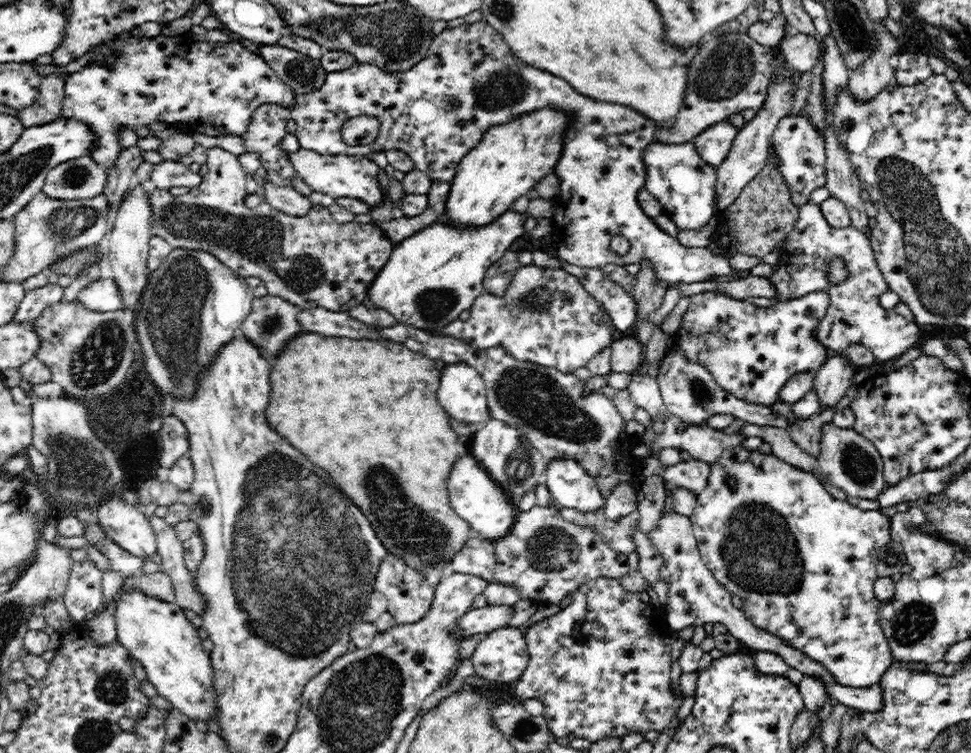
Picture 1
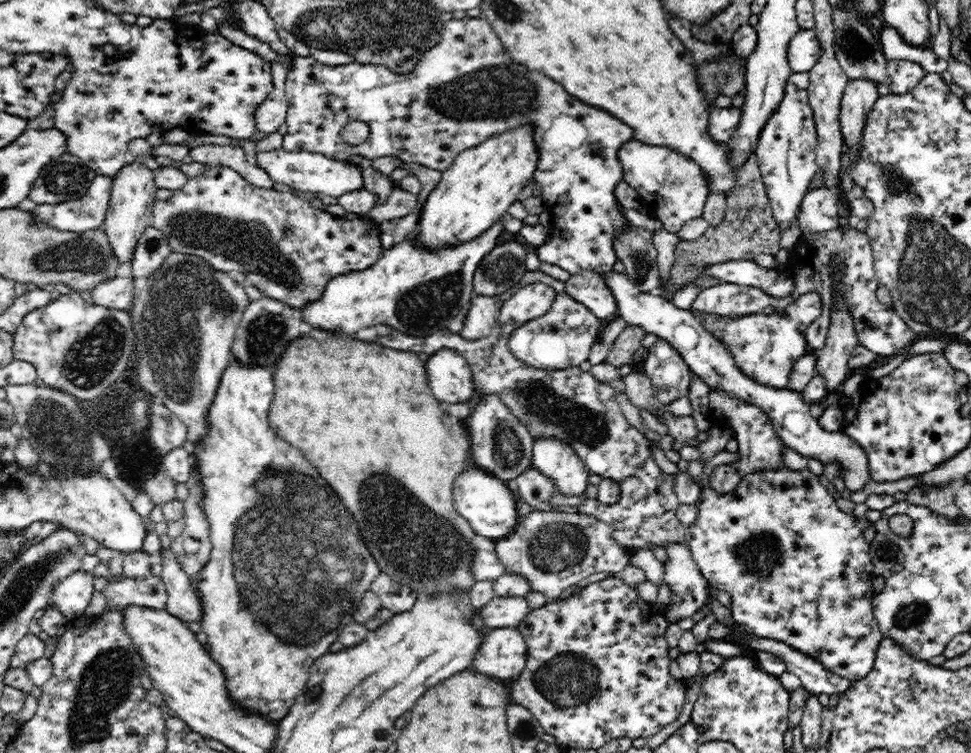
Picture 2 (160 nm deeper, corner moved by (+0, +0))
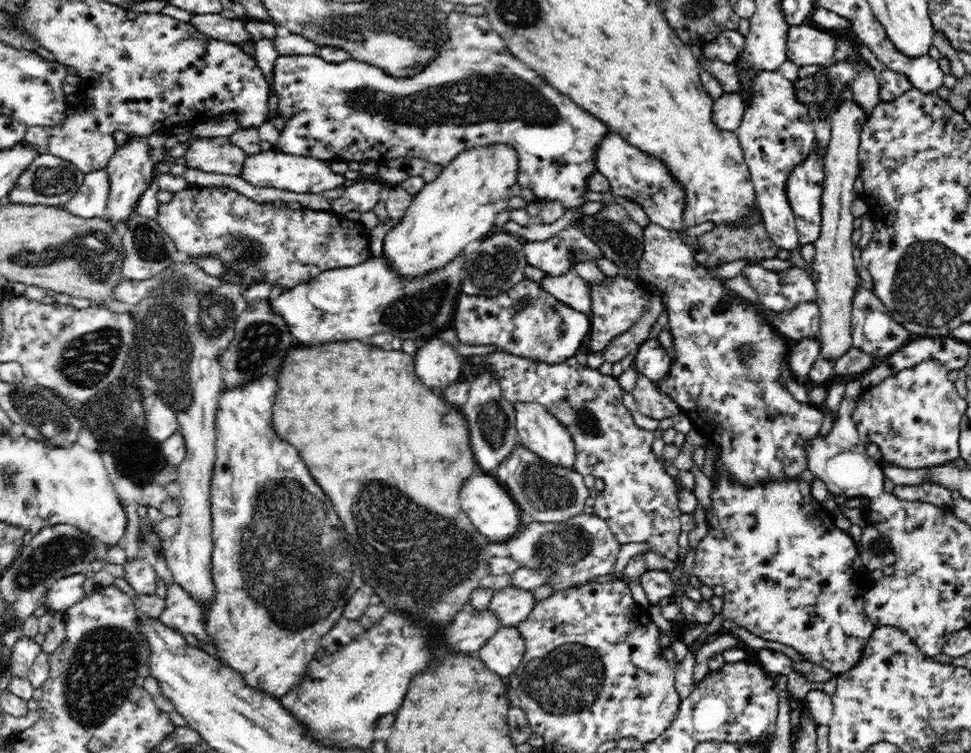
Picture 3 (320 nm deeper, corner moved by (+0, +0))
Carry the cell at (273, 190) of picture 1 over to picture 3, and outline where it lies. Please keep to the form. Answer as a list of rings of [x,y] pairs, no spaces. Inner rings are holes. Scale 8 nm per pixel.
[[[216,136],[192,141],[185,159],[188,168],[240,176],[247,154],[240,147],[232,145],[230,137]]]

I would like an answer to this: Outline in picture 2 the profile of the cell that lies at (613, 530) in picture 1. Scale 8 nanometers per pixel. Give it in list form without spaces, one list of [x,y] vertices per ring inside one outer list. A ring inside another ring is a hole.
[[[544,283],[524,285],[519,288],[507,301],[503,302],[496,325],[491,334],[476,341],[468,341],[461,334],[454,334],[449,329],[438,331],[431,336],[414,337],[393,329],[389,336],[378,338],[378,342],[386,344],[394,350],[408,350],[408,352],[422,352],[433,355],[440,349],[452,349],[461,354],[470,365],[475,390],[478,397],[488,398],[496,396],[502,400],[510,412],[520,418],[524,426],[529,430],[533,440],[540,438],[556,437],[556,440],[570,445],[585,464],[585,470],[589,475],[598,474],[602,478],[611,478],[620,487],[620,501],[614,504],[604,505],[598,500],[586,500],[577,507],[578,512],[595,516],[598,520],[610,524],[614,539],[622,547],[630,552],[636,549],[651,550],[653,546],[665,548],[668,542],[684,542],[686,528],[676,516],[676,509],[681,504],[674,488],[674,475],[664,473],[652,457],[649,441],[638,429],[630,425],[624,417],[623,411],[616,402],[617,392],[608,383],[598,381],[596,377],[580,367],[572,367],[562,370],[544,370],[540,367],[530,366],[523,360],[516,358],[509,349],[511,332],[522,326],[530,319],[542,316],[555,299],[555,290]]]

